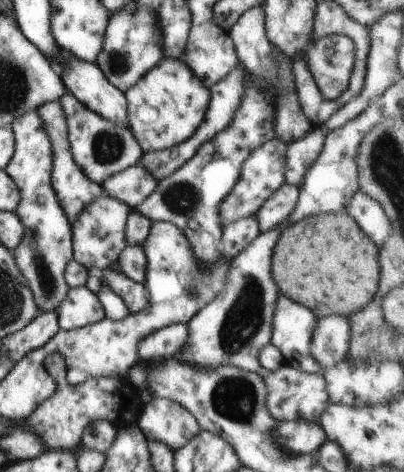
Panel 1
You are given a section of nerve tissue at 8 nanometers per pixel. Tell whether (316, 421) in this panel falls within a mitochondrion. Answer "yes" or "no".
no

